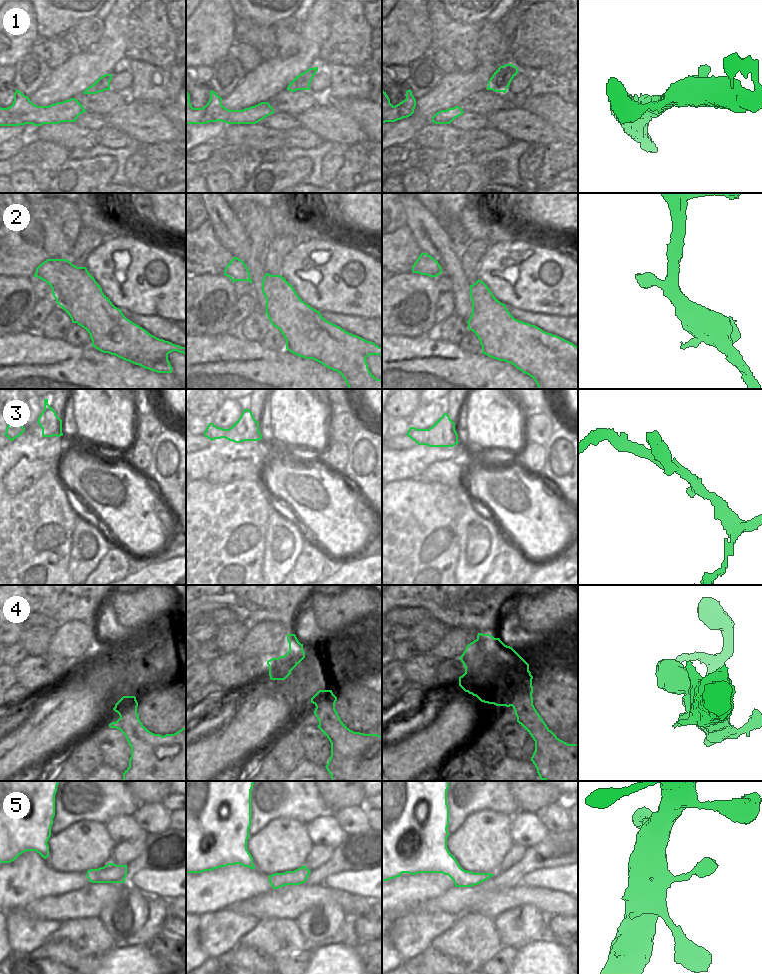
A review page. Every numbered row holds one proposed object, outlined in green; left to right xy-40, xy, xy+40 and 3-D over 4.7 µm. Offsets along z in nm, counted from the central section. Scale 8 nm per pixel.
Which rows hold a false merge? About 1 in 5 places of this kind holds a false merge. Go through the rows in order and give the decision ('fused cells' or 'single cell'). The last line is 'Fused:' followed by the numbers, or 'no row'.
1: single cell
2: single cell
3: single cell
4: single cell
5: single cell
Fused: no row

